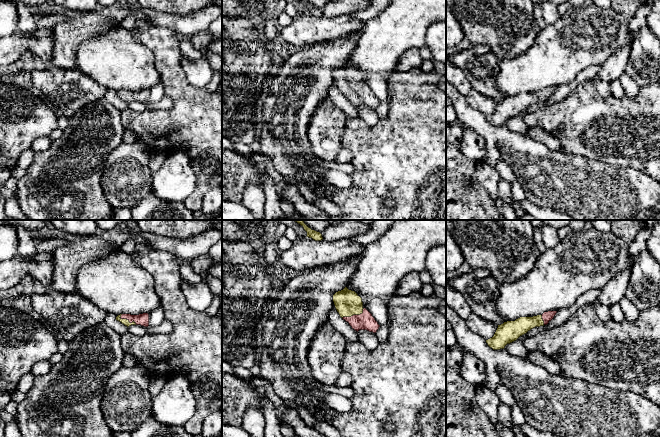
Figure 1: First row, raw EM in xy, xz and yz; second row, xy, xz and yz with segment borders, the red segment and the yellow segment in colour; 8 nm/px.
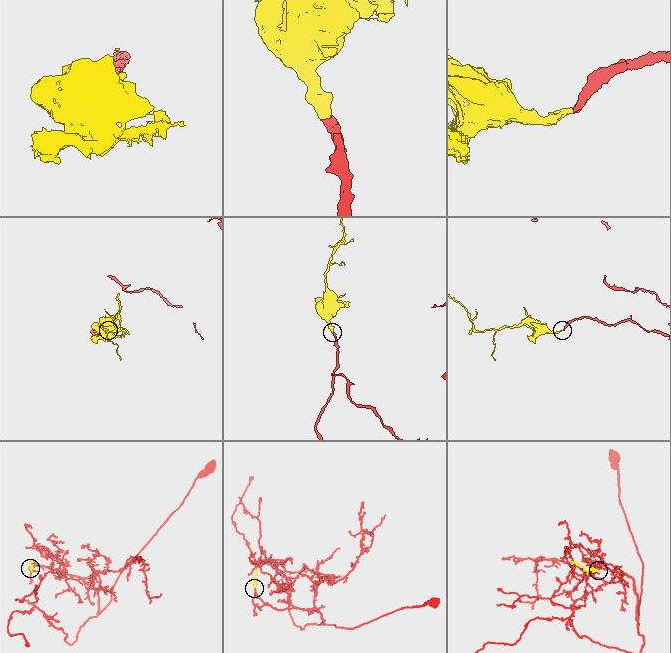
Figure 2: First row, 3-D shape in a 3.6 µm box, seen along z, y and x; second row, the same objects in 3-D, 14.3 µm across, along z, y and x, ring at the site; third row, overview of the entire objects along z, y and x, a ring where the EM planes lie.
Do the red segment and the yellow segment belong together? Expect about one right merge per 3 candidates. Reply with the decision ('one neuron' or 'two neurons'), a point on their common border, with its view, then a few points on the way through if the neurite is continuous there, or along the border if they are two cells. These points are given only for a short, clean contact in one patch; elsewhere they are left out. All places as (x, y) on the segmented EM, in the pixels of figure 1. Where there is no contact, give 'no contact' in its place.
one neuron; contact xz (354, 315); way xz (365, 321), (354, 315), (347, 302)

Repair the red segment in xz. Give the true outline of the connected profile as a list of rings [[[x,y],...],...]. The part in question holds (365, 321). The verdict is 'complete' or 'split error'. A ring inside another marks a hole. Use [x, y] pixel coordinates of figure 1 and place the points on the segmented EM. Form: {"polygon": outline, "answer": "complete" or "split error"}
{"polygon": [[[345,287],[333,295],[333,302],[340,317],[355,331],[367,330],[376,333],[380,325],[372,314],[363,307],[362,298]]], "answer": "split error"}

